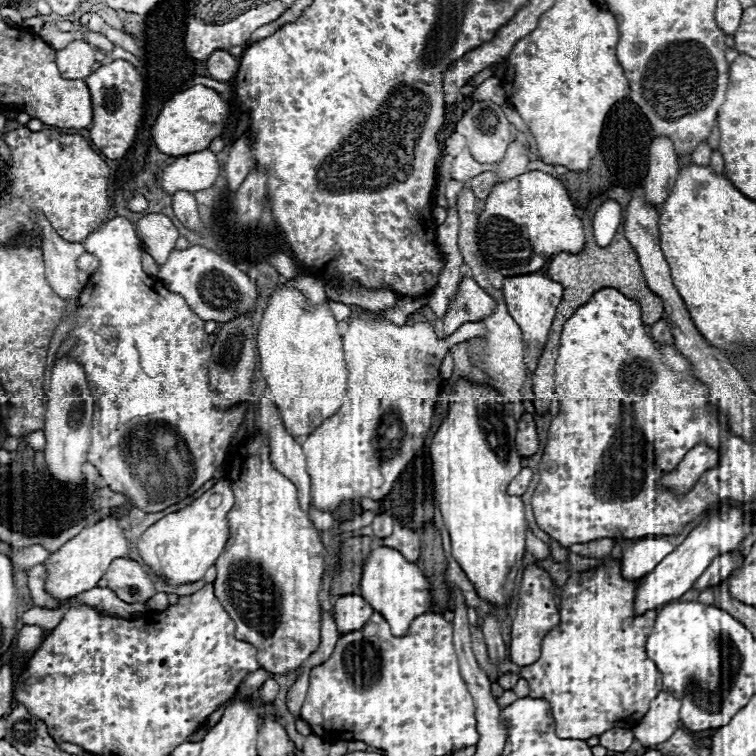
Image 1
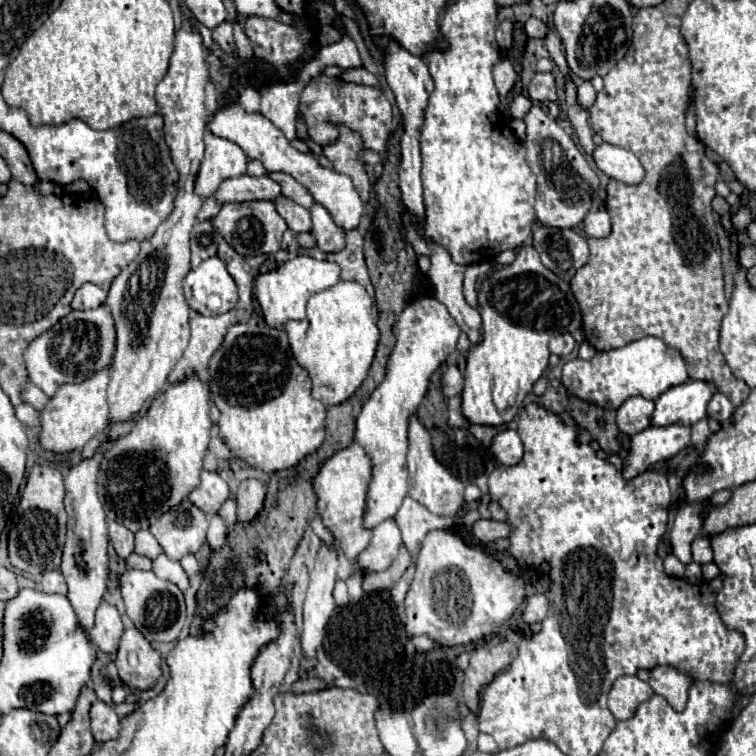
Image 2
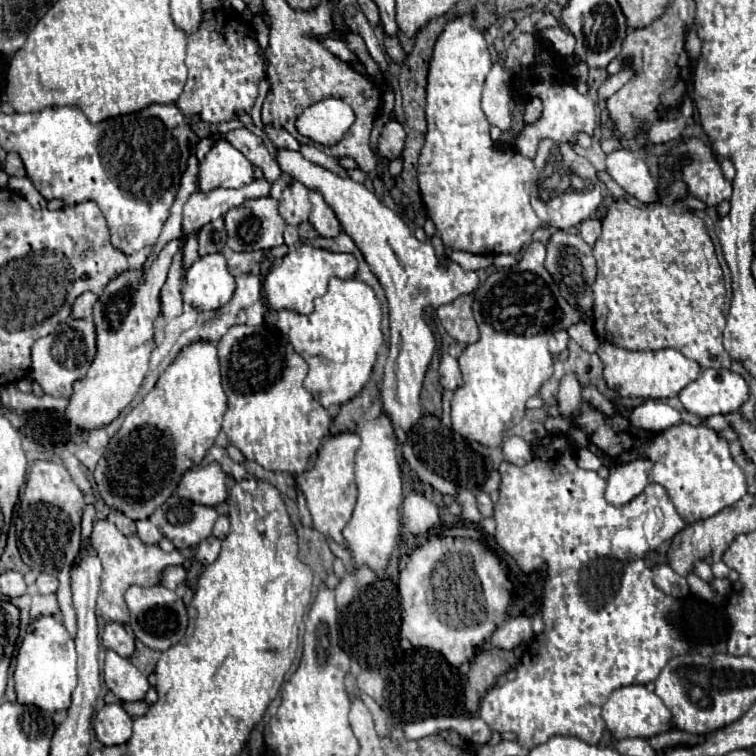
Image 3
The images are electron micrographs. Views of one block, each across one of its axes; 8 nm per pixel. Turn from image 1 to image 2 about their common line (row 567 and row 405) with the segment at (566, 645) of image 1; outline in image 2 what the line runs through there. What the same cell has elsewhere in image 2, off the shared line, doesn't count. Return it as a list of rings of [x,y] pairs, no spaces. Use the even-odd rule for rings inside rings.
[[[654,336],[640,338],[624,348],[598,352],[592,360],[570,360],[564,364],[562,370],[562,382],[574,396],[586,402],[594,402],[606,410],[618,410],[622,402],[632,396],[656,400],[664,390],[678,386],[686,380],[688,370],[680,352],[666,346],[660,338]]]

